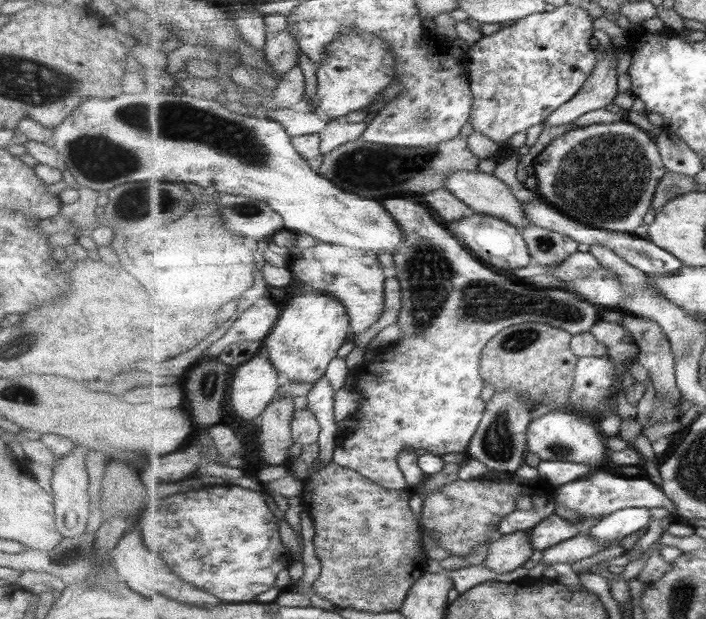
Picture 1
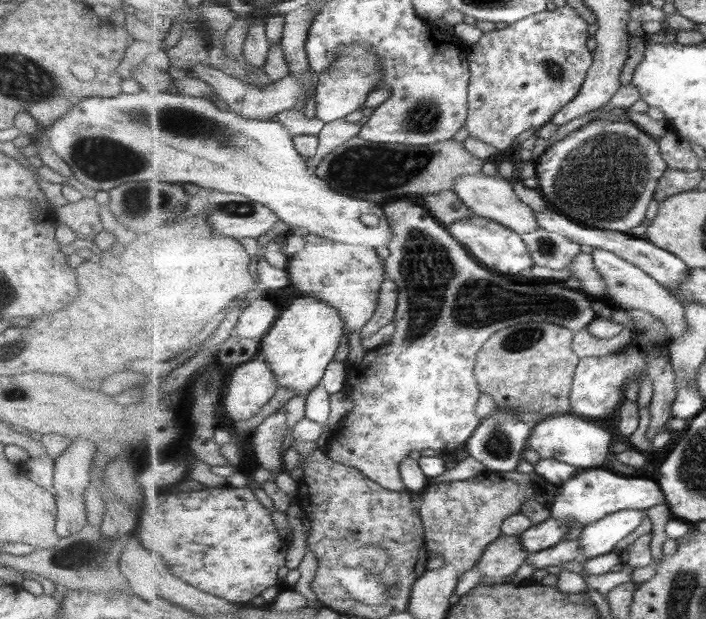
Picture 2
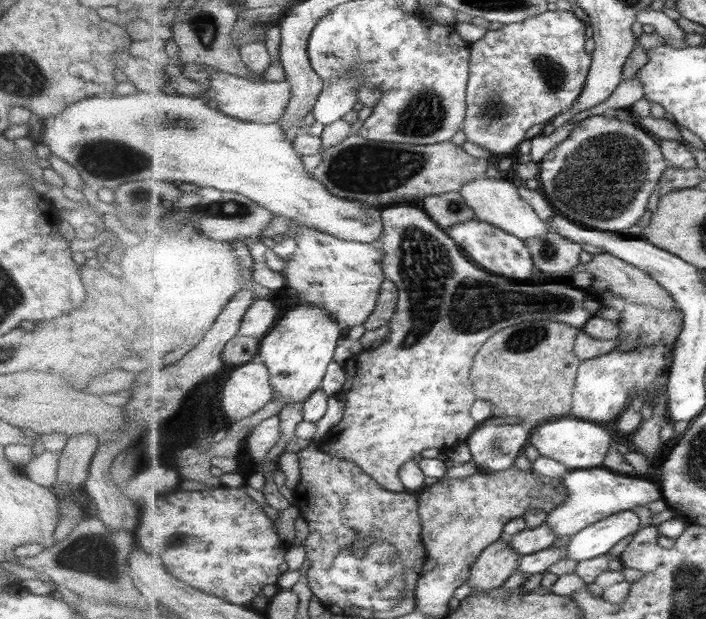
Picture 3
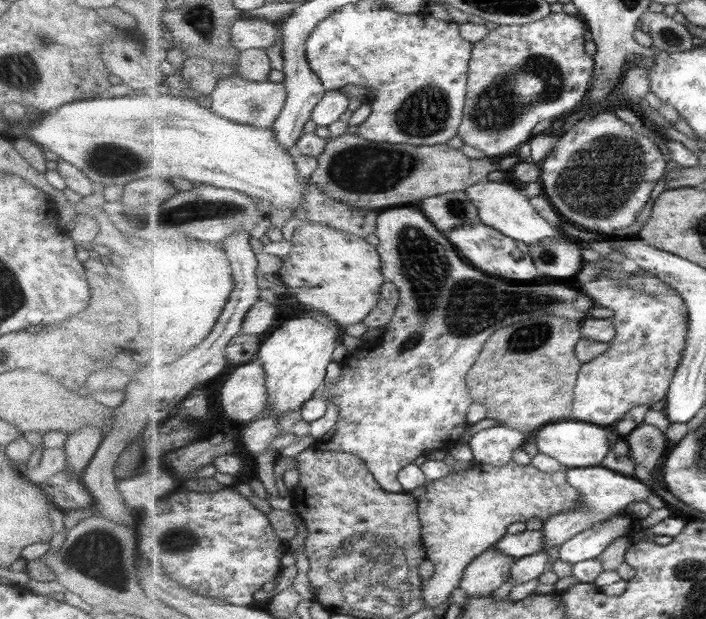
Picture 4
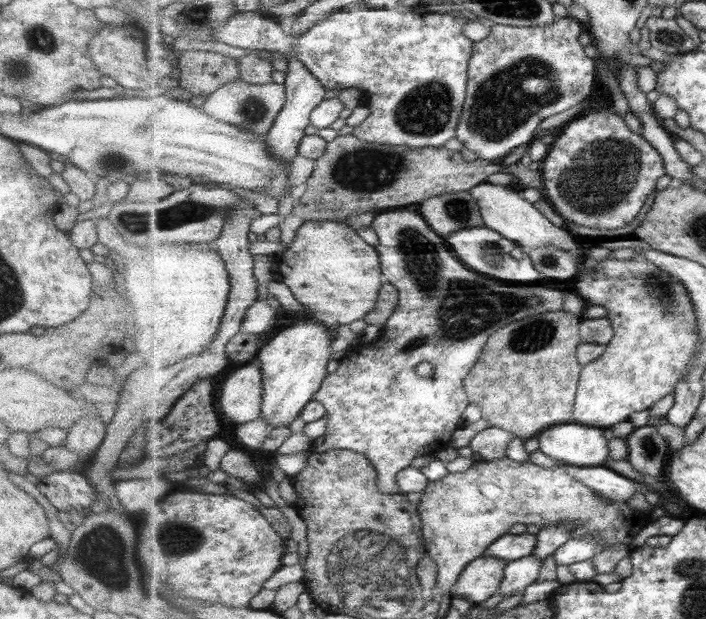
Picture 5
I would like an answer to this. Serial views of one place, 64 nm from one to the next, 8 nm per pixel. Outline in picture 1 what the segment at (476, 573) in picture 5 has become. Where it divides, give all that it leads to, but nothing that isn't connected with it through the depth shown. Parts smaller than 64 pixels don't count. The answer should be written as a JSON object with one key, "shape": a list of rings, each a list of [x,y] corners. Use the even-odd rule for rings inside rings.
{"shape":[[[530,531],[509,533],[490,543],[483,564],[485,568],[497,574],[506,574],[521,568],[527,560],[531,560],[533,552],[535,546]]]}

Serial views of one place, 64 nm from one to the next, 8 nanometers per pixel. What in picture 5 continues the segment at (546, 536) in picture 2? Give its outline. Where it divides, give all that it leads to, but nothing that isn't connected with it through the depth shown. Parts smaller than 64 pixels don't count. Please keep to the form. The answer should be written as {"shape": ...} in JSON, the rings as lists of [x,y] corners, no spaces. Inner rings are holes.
{"shape":[[[526,532],[519,535],[509,533],[497,539],[485,554],[510,563],[533,554],[533,550],[537,549],[537,543],[539,543],[538,535]]]}

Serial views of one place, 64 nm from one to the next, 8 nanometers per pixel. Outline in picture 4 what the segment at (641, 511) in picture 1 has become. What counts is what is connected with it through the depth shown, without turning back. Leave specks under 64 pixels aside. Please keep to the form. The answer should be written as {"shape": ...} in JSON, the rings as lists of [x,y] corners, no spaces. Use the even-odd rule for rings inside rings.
{"shape":[[[616,517],[607,523],[593,526],[591,529],[577,534],[569,542],[564,542],[560,546],[558,558],[571,565],[595,559],[615,538],[619,538],[619,536],[630,538],[631,530],[632,536],[642,530],[638,521],[637,517],[633,522],[628,517]]]}

